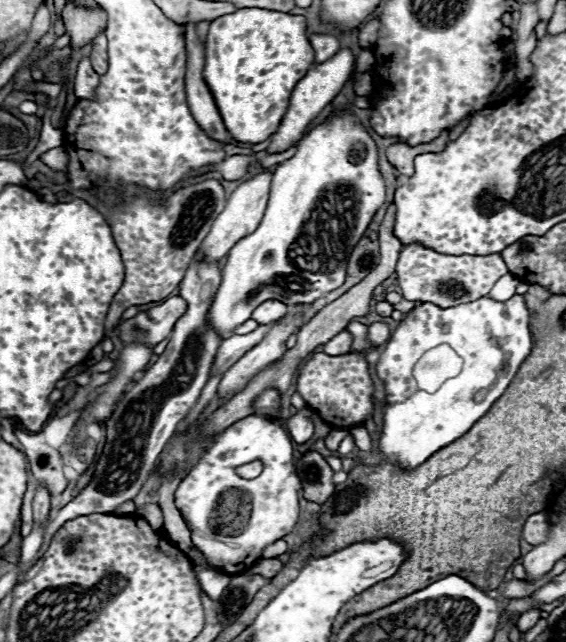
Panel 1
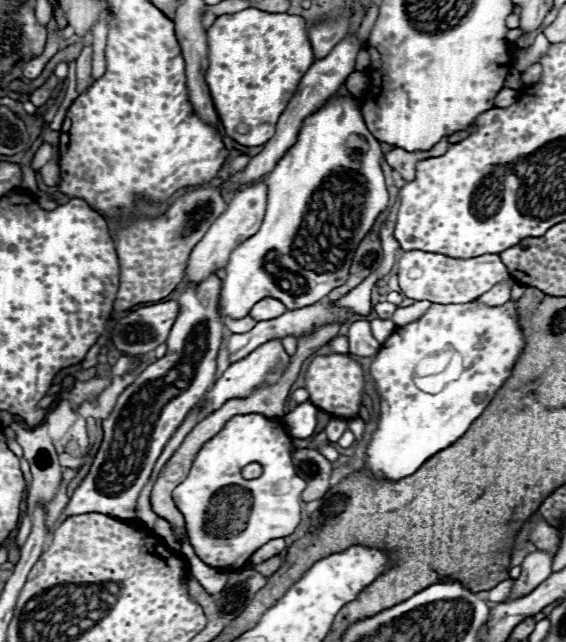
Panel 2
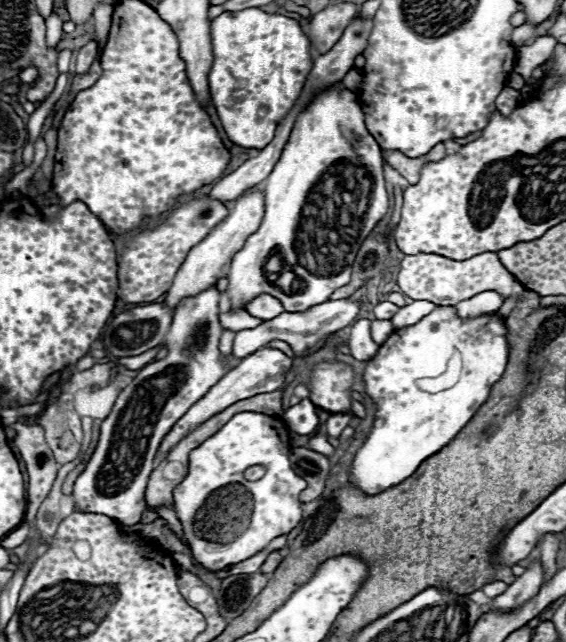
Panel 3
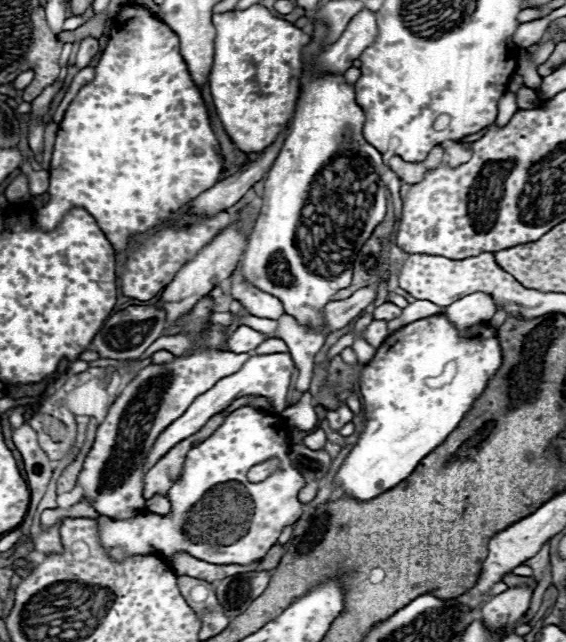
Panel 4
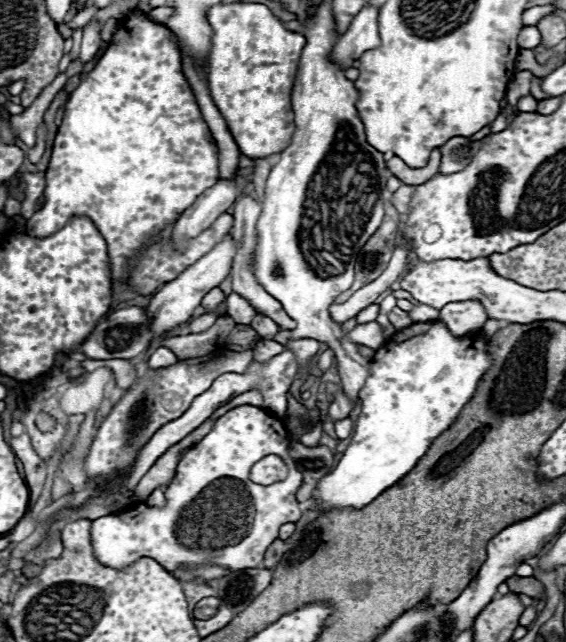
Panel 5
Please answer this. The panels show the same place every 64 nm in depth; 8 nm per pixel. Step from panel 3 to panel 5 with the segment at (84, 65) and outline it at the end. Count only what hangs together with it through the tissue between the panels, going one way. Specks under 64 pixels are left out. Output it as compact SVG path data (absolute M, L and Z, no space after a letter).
M88 22L84 26L84 38L82 38L82 48L80 48L80 60L82 62L90 62L98 48L100 48L100 30L102 30L102 24L100 22Z

